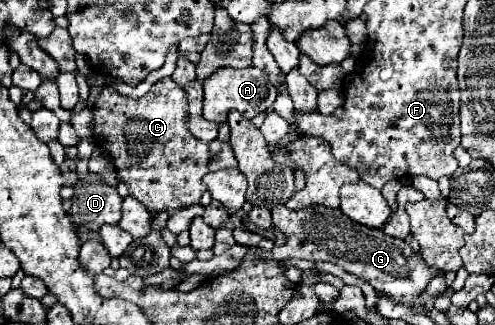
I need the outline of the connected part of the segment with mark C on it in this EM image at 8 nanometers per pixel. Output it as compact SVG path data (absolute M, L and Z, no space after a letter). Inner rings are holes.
M173 79L157 81L147 95L141 99L131 99L119 95L113 87L103 87L95 105L93 105L93 141L97 147L103 147L105 151L117 151L113 153L113 161L117 163L117 173L125 179L131 197L141 201L149 211L153 213L175 213L177 209L189 207L193 203L199 203L203 195L203 183L201 179L209 171L209 145L203 141L197 141L187 131L187 99L183 89L177 87ZM119 155L125 155L125 161L117 159Z

